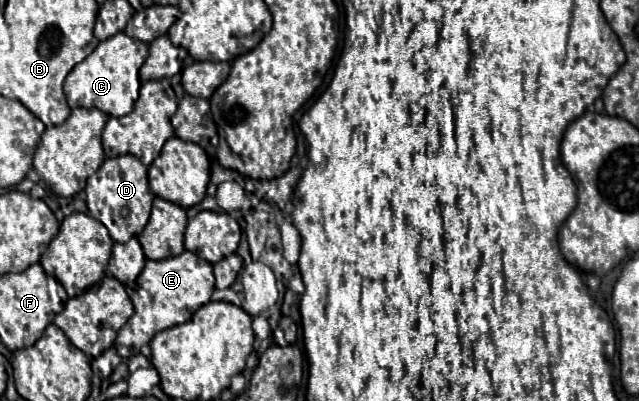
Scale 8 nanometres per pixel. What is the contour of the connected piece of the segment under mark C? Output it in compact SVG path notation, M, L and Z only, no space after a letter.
M118 32L108 40L102 40L96 46L96 50L86 60L76 64L66 76L64 94L66 94L68 106L98 108L104 114L116 116L116 118L126 116L128 112L132 112L134 102L138 100L138 88L140 88L138 70L144 64L146 56L148 56L148 44L142 44L142 50L140 50L136 40L132 40L124 32Z

